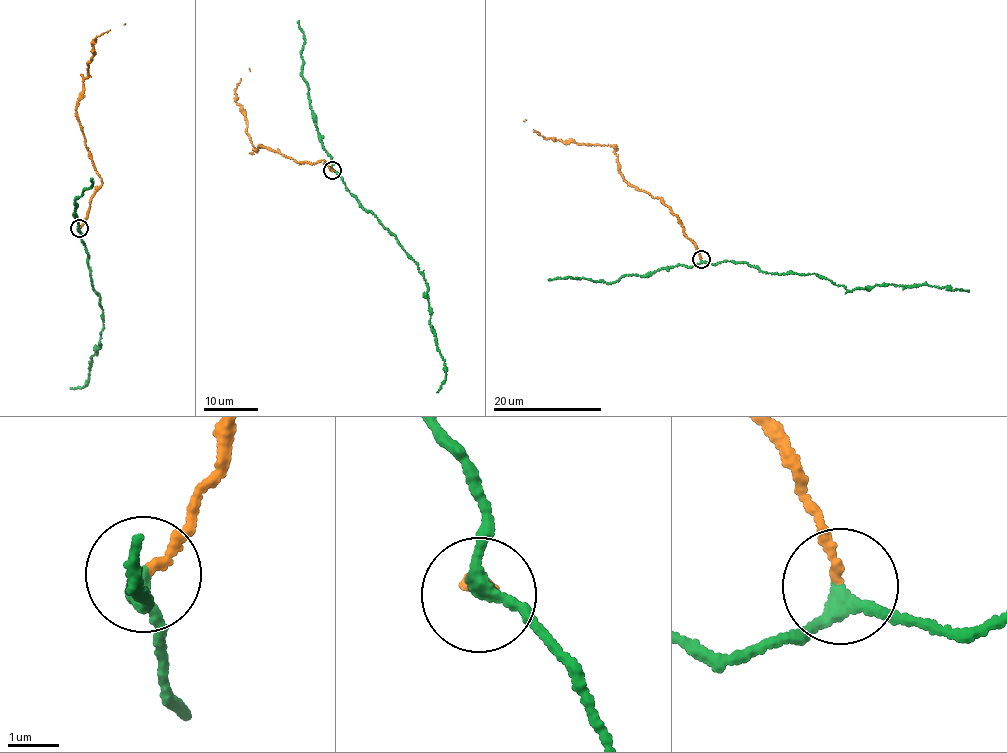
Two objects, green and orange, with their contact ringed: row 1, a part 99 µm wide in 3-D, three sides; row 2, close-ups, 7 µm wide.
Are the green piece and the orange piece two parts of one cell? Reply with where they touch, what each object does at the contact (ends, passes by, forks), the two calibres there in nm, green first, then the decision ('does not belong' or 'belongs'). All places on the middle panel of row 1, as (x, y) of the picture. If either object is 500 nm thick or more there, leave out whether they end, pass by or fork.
(332, 170) | green passes by | orange ends | 240/160 nm | does not belong

